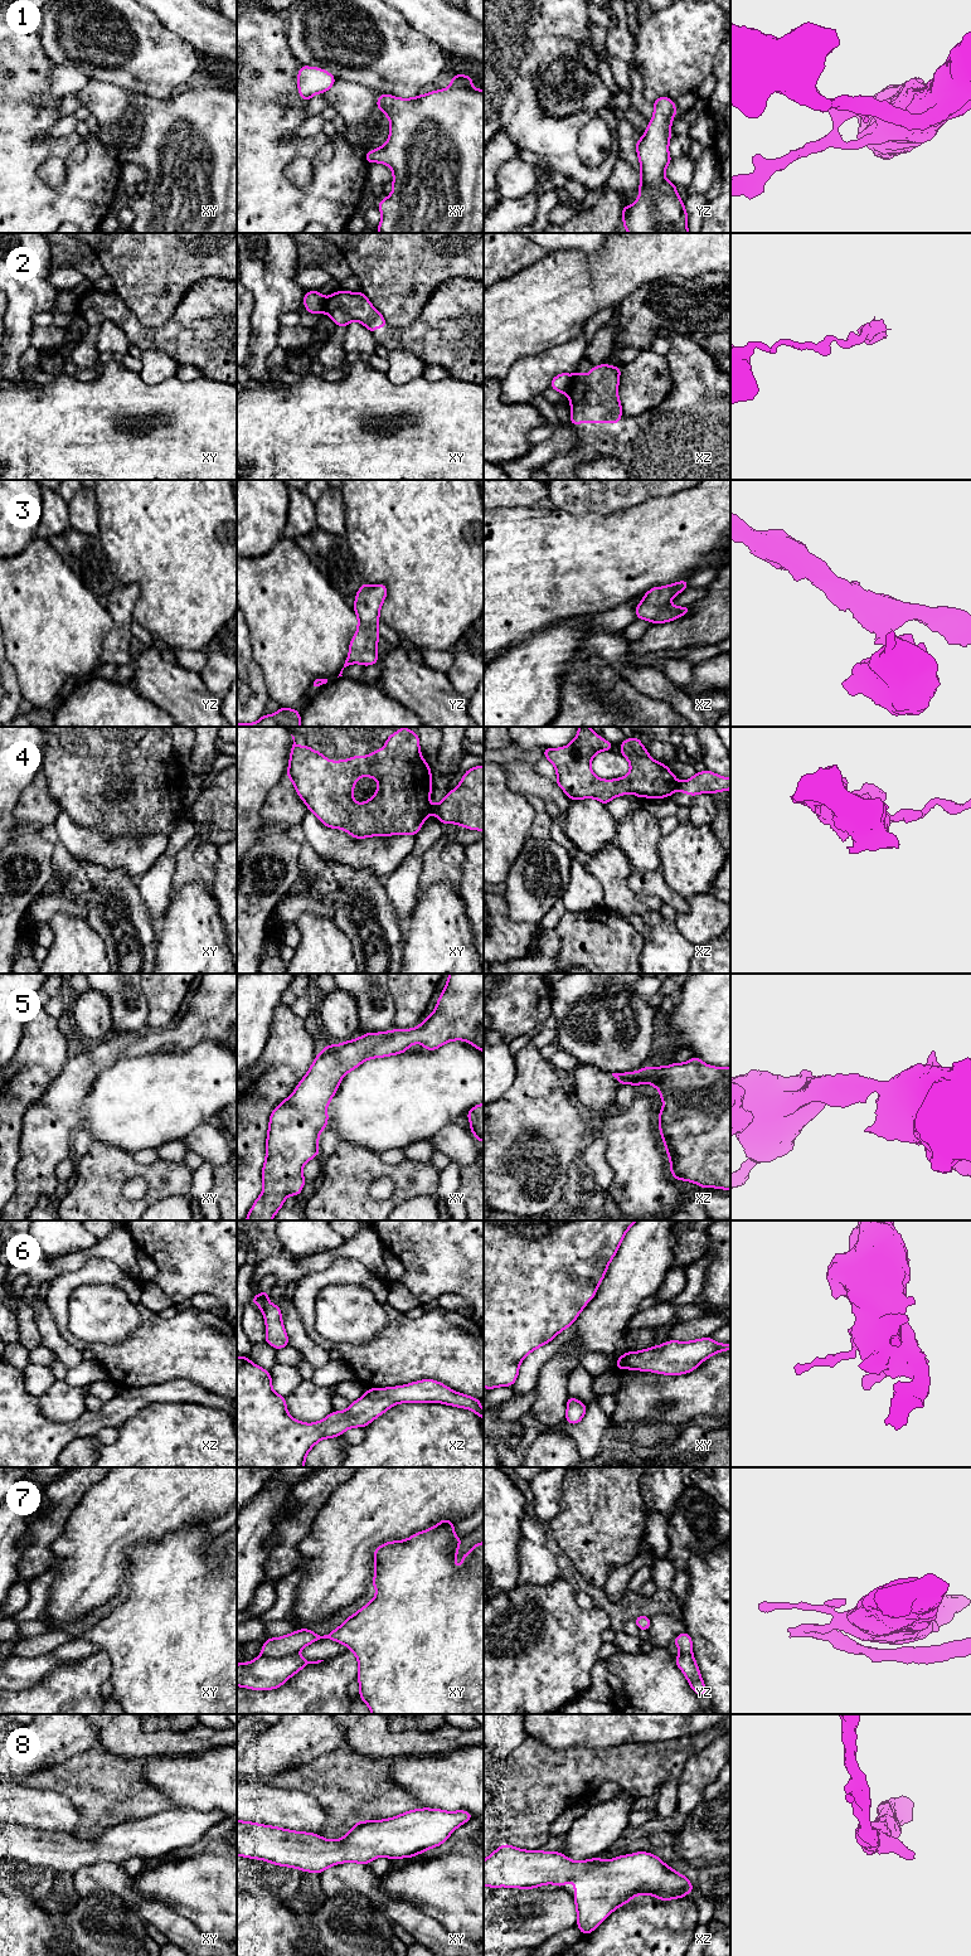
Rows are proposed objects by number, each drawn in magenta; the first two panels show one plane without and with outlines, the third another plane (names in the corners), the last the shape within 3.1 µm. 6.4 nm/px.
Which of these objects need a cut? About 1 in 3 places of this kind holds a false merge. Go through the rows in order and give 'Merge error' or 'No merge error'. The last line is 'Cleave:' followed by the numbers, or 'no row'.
1: No merge error
2: Merge error
3: No merge error
4: Merge error
5: No merge error
6: No merge error
7: Merge error
8: No merge error
Cleave: 2, 4, 7

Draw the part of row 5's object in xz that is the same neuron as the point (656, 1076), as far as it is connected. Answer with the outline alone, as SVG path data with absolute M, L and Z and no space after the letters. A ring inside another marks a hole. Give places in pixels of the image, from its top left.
M693 1057L685 1063L612 1076L620 1084L650 1083L660 1091L664 1105L659 1112L659 1129L675 1180L730 1190L730 1067L708 1066Z

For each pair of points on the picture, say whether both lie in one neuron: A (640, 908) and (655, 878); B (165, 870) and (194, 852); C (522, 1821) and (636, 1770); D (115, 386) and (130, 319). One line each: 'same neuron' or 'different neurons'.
A: different neurons
B: different neurons
C: same neuron
D: different neurons

